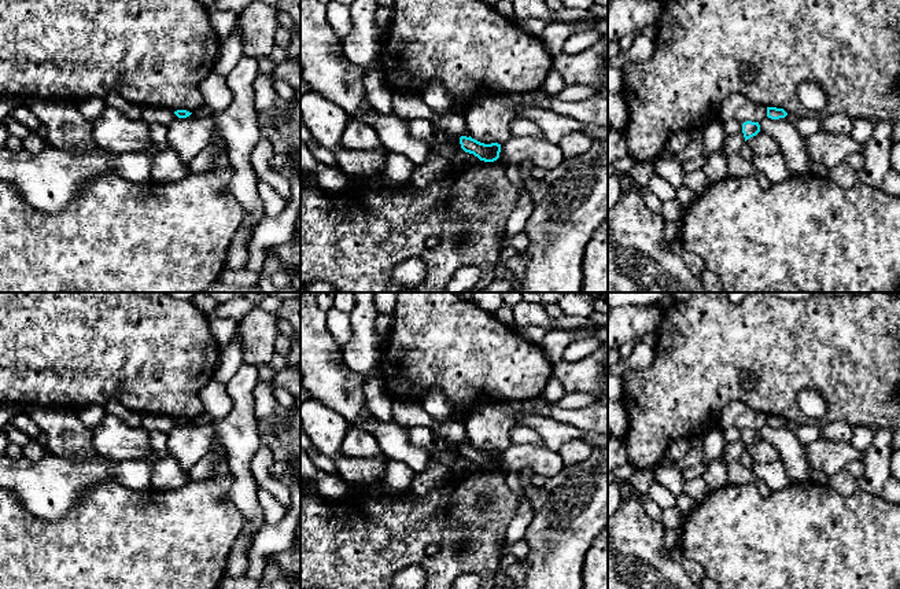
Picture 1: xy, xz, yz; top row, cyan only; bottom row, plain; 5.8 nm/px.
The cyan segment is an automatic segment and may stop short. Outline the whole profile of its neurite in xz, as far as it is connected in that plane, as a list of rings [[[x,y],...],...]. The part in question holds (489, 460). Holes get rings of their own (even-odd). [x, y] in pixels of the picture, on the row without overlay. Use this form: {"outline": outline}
{"outline": [[[461,443],[460,452],[465,460],[473,461],[480,468],[494,470],[499,465],[501,452],[498,450],[484,452],[472,446],[471,443]]]}

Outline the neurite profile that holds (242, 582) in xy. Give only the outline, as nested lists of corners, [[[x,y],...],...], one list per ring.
[[[247,574],[239,578],[224,577],[218,585],[218,589],[259,589],[261,579],[251,578]]]

